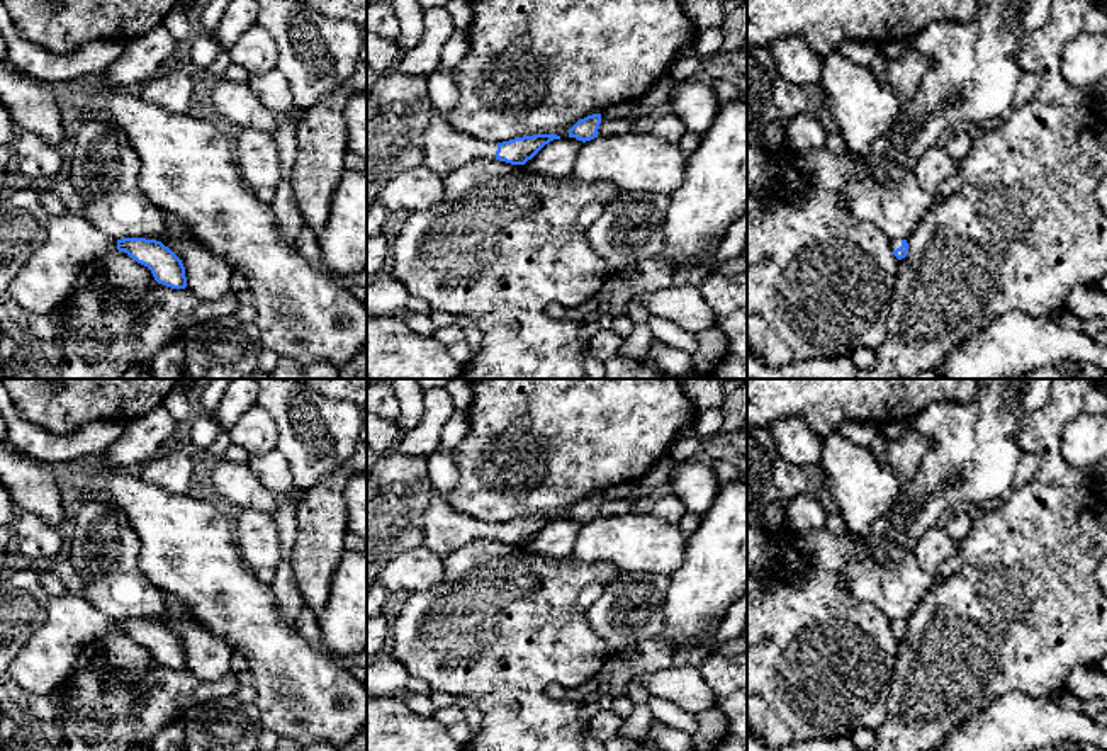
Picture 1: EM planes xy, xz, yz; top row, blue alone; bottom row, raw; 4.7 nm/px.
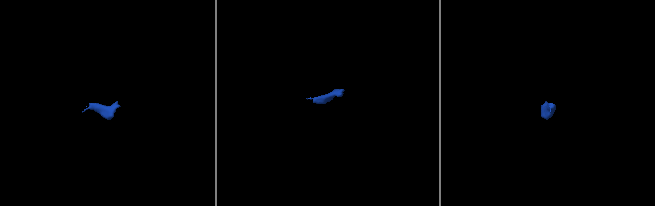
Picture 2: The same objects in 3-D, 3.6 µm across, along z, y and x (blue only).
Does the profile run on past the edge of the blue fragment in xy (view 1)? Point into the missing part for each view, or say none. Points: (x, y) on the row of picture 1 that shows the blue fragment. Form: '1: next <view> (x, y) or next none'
1: next xy (72, 247)

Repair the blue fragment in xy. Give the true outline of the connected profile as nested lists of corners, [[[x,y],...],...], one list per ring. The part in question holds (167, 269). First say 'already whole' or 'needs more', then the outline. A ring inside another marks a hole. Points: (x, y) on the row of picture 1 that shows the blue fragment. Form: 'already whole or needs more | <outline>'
needs more | [[[68,212],[51,216],[44,245],[17,272],[7,292],[29,314],[49,316],[59,301],[71,294],[78,279],[115,248],[148,267],[158,284],[187,287],[182,260],[161,241],[114,240],[93,229],[85,217]]]

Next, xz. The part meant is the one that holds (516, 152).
needs more | [[[431,109],[431,114],[431,122],[421,138],[423,163],[441,175],[448,175],[452,170],[477,158],[525,165],[545,144],[560,139],[557,134],[533,134],[503,143],[489,143],[457,133],[435,109]]]

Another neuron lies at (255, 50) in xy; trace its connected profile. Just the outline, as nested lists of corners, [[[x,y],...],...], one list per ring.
[[[255,24],[239,36],[229,49],[229,56],[250,75],[261,75],[277,66],[278,51],[273,37]]]

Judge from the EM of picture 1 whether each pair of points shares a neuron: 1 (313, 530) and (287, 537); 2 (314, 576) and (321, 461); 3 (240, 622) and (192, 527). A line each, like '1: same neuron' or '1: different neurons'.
1: different neurons
2: different neurons
3: same neuron

